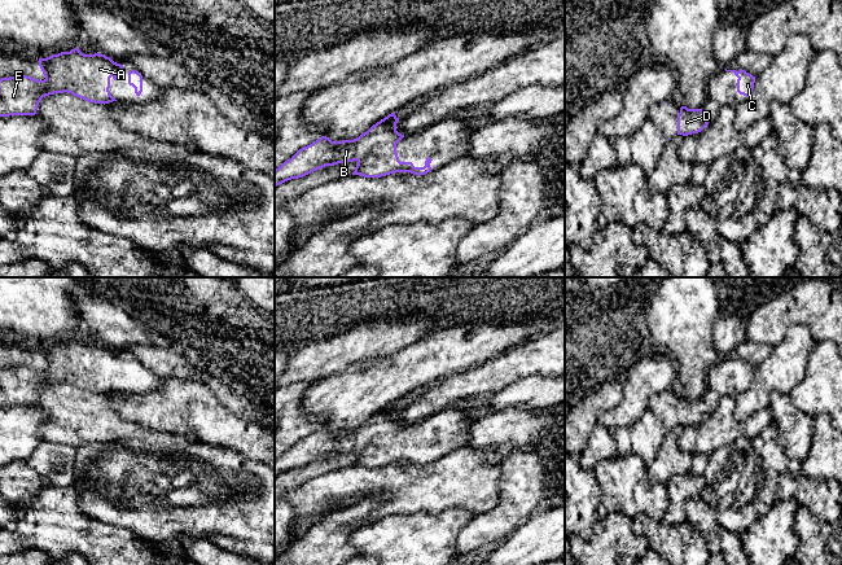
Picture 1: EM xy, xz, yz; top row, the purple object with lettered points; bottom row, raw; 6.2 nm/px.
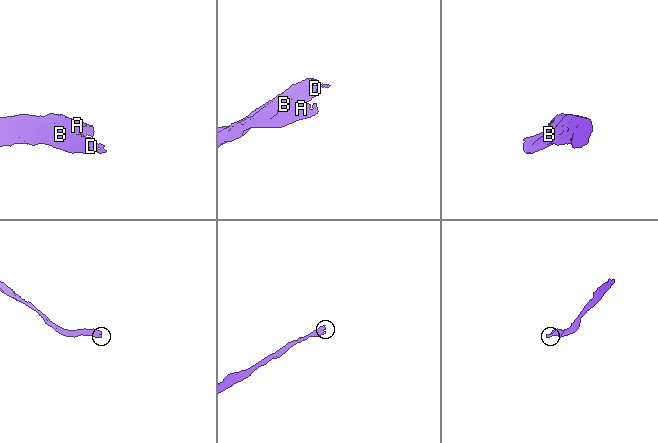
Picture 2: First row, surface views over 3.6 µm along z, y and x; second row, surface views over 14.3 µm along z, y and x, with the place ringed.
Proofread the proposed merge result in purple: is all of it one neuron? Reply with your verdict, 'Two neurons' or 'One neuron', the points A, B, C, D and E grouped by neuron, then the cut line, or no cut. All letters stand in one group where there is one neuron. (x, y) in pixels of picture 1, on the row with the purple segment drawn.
One neuron. Groups: A B C D E. No split

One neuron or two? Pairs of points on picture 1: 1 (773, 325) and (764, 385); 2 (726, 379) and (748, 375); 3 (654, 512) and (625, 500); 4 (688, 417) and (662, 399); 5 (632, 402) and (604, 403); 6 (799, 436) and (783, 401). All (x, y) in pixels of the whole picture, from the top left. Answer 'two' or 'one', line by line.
1: two
2: one
3: one
4: one
5: two
6: one

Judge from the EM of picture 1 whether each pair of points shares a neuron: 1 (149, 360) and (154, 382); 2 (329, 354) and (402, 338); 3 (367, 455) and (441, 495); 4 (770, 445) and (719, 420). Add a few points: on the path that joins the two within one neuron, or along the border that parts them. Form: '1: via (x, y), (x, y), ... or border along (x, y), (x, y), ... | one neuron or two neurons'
1: border along (143, 366), (161, 377) | two neurons
2: via (347, 350), (384, 338) | one neuron
3: border along (355, 465), (417, 465) | two neurons
4: border along (772, 421), (751, 439) | two neurons

